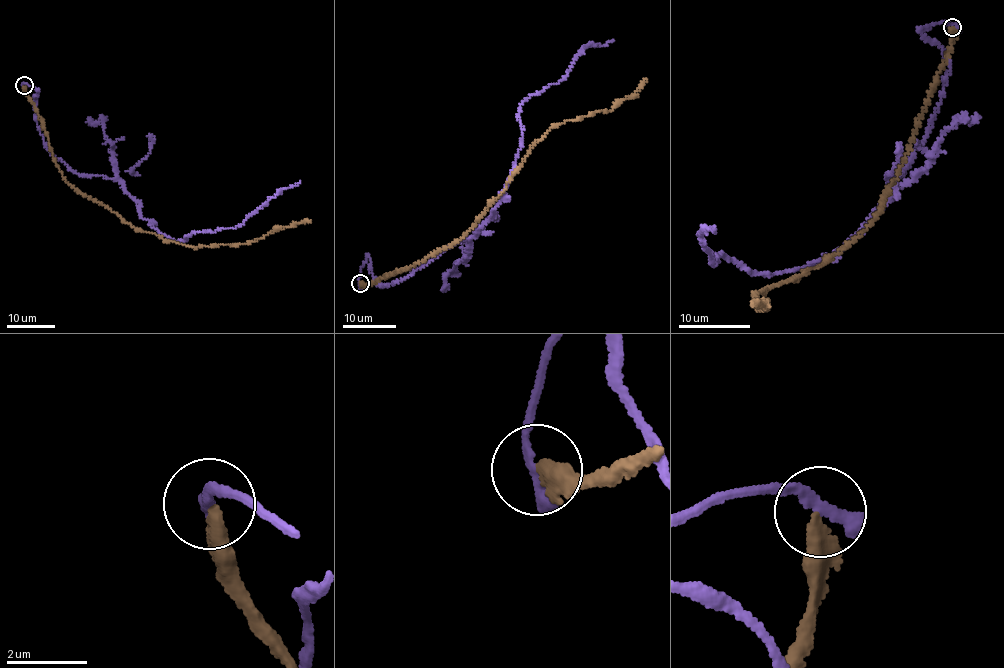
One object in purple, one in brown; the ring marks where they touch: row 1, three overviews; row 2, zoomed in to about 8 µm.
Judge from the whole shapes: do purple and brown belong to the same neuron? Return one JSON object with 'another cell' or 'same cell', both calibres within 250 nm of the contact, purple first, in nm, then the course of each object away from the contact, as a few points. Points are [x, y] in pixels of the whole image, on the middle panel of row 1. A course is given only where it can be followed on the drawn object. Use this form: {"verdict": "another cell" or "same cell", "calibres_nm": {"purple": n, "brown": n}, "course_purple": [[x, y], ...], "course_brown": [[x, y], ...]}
{"verdict": "another cell", "calibres_nm": {"purple": 320, "brown": 360}, "course_purple": [[360, 283], [367, 258], [382, 287], [475, 235], [521, 145], [522, 105], [585, 46], [613, 41]], "course_brown": [[360, 283], [364, 286], [418, 264], [463, 236], [553, 126], [611, 110], [623, 98], [635, 95], [645, 78]]}

